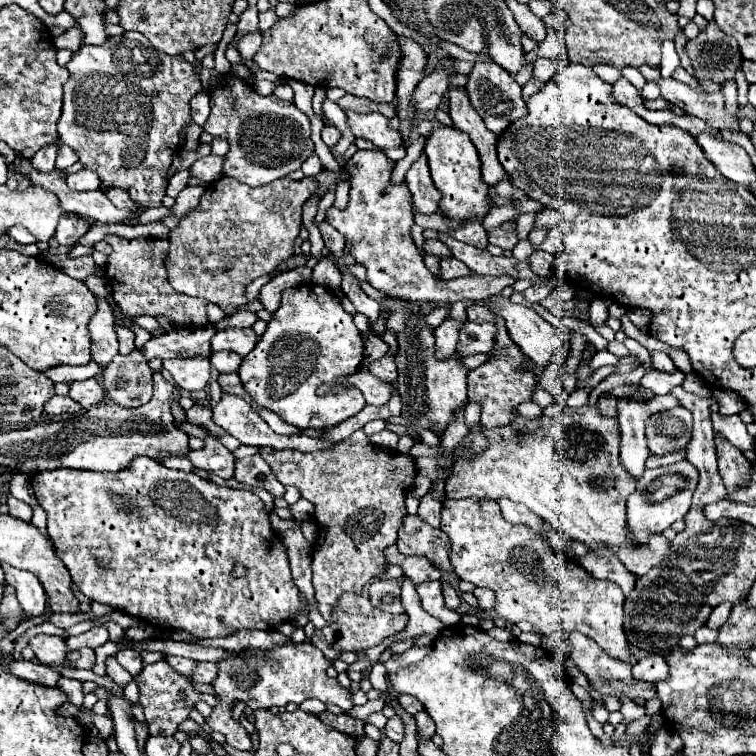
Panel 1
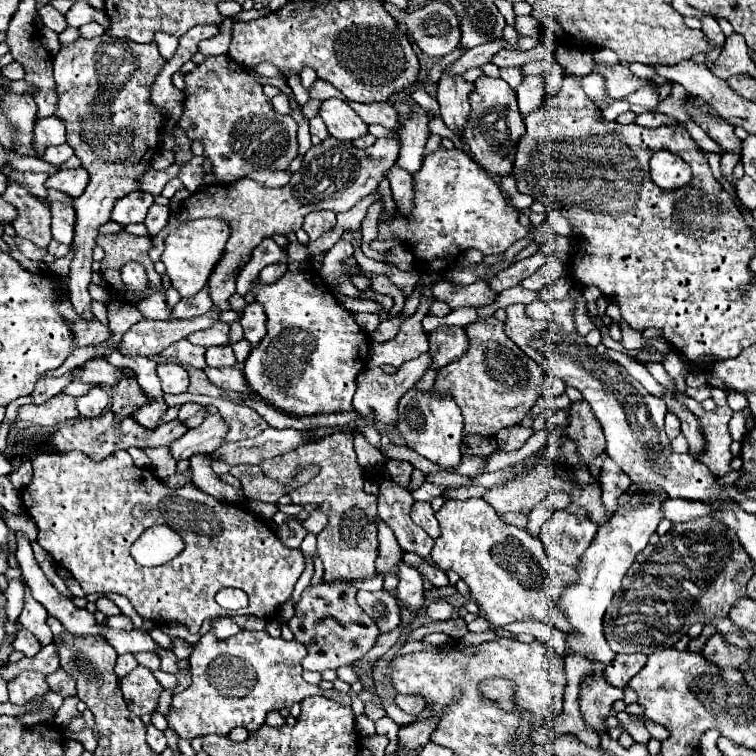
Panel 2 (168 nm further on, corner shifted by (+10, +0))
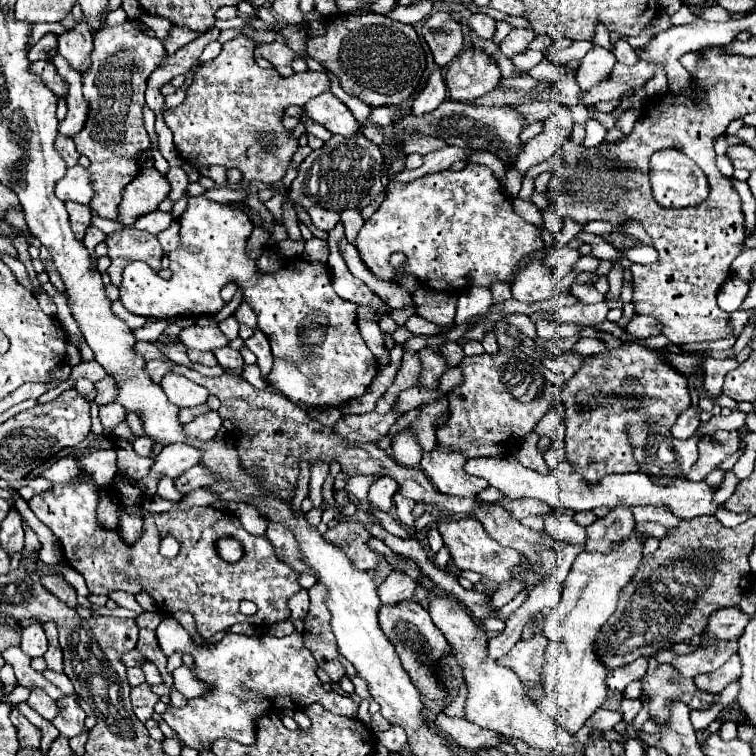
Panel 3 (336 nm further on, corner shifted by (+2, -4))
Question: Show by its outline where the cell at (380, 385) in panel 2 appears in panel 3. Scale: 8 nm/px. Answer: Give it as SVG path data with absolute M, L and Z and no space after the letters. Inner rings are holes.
M402 430L394 444L392 444L392 456L398 464L402 466L418 466L420 464L420 458L422 458L422 452L420 452L420 446L416 444L416 438L408 432L408 430Z

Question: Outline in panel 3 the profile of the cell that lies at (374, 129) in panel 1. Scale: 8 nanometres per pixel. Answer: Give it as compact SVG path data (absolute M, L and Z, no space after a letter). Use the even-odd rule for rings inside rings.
M322 92L316 98L308 100L304 104L304 112L332 134L352 138L360 130L352 112L332 92Z

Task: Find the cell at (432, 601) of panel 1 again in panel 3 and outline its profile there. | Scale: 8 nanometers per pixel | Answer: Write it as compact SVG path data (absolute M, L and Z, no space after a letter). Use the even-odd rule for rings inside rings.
M392 572L380 586L378 586L378 596L382 600L382 604L398 604L402 600L410 600L412 594L416 590L416 582L406 576L406 574L398 574Z

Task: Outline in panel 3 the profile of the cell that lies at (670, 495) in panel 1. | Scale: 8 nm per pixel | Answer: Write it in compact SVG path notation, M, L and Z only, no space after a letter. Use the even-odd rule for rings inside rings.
M632 534L626 542L618 544L614 552L582 552L570 566L562 600L544 620L544 634L550 640L546 650L546 684L544 698L536 704L544 714L548 714L560 730L578 732L586 720L604 704L606 700L606 668L594 654L594 640L604 622L614 614L620 590L632 580L634 572L642 560L642 540L644 536Z

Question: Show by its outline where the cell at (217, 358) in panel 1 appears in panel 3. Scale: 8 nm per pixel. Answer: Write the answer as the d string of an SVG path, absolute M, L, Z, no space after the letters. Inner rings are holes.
M226 346L226 348L216 348L216 350L214 350L214 356L218 358L218 364L220 364L222 368L242 368L242 366L244 366L244 360L242 360L240 352L232 350L230 346Z

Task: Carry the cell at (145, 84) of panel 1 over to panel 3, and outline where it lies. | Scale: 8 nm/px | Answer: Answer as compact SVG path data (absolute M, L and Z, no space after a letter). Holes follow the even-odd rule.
M134 20L102 28L94 34L92 64L82 74L84 98L90 104L90 116L86 120L86 126L72 140L76 144L76 150L88 156L92 162L88 168L94 188L90 208L102 218L116 220L122 190L140 172L136 154L150 148L150 138L142 122L144 92L148 76L156 70L156 66L160 66L164 56L166 50L162 46L162 40L144 34L142 26L134 24Z

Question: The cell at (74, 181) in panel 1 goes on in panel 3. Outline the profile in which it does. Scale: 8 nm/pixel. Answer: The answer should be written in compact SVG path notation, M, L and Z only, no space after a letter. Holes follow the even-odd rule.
M80 164L66 170L66 176L56 184L56 196L62 202L78 202L78 204L90 204L94 190L88 176L88 170Z

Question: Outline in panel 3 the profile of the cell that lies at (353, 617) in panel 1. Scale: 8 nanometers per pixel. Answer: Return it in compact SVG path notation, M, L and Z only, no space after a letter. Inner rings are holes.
M316 584L308 592L310 592L310 610L308 610L306 622L304 622L304 646L312 652L318 666L330 676L330 680L340 682L340 678L346 674L346 670L338 662L336 638L332 634L330 614L324 604L324 596L328 594L328 590L324 590L324 586Z

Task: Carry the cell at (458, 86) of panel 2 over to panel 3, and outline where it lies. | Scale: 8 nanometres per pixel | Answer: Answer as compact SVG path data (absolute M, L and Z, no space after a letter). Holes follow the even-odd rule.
M474 48L462 50L446 72L446 86L450 100L472 102L478 96L488 94L498 86L500 68L490 60L488 54L476 52Z

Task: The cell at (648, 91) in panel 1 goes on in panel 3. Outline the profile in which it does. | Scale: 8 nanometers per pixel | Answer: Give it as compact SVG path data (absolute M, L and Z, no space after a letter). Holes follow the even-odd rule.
M590 118L590 120L588 120L588 124L586 124L586 138L584 138L582 146L584 146L584 148L598 146L600 142L604 142L604 136L606 136L604 126L602 126L598 120Z

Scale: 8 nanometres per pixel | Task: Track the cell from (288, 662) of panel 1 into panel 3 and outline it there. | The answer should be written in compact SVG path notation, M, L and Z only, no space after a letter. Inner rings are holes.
M162 618L156 628L156 638L166 656L174 652L190 654L195 668L192 673L210 684L216 692L202 698L188 700L184 708L166 710L162 720L178 734L182 744L196 748L198 752L210 750L212 740L228 738L240 744L256 742L256 720L258 716L272 712L278 702L278 710L292 708L302 710L308 704L322 704L328 712L356 718L358 704L350 696L326 692L316 676L316 660L302 642L302 634L294 632L284 638L274 636L242 636L226 634L218 644L194 644L192 636L174 620Z

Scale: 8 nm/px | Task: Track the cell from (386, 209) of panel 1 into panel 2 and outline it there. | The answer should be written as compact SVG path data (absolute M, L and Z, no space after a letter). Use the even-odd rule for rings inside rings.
M536 252L536 254L532 254L530 258L518 260L518 262L516 262L516 264L512 264L510 268L506 268L506 270L498 272L496 276L488 278L488 280L486 280L486 284L490 286L490 290L494 290L494 292L498 292L498 294L500 294L502 290L516 286L516 284L520 284L524 278L528 278L530 274L534 274L534 272L536 272L536 270L538 270L546 260L548 260L548 256L544 256L544 254Z

